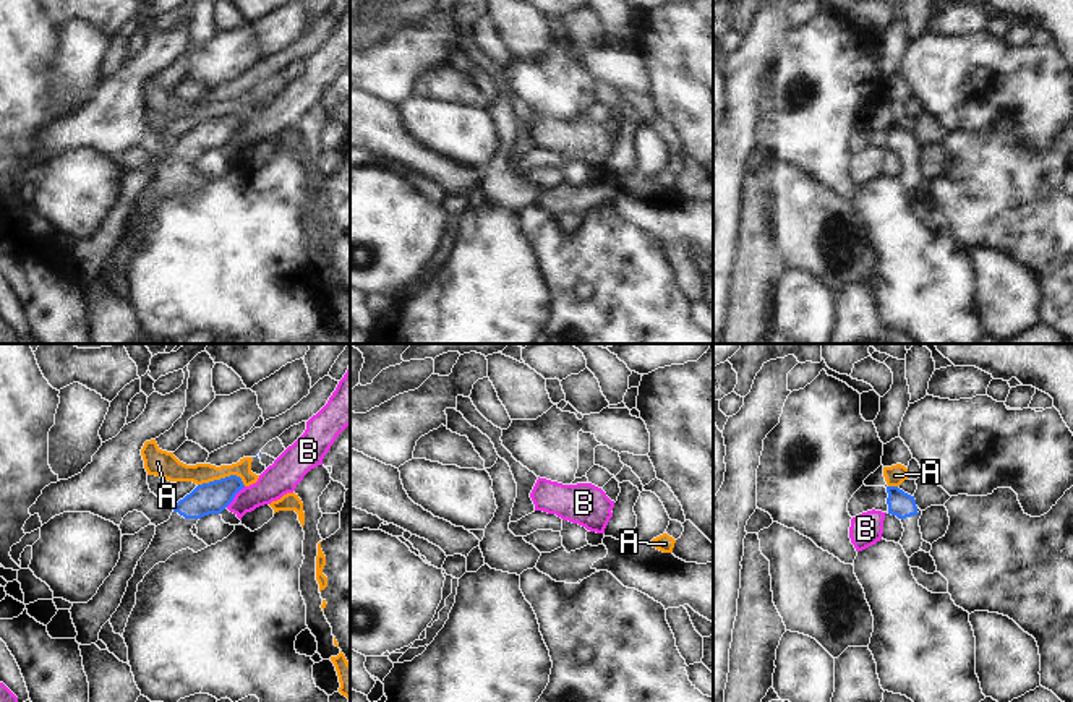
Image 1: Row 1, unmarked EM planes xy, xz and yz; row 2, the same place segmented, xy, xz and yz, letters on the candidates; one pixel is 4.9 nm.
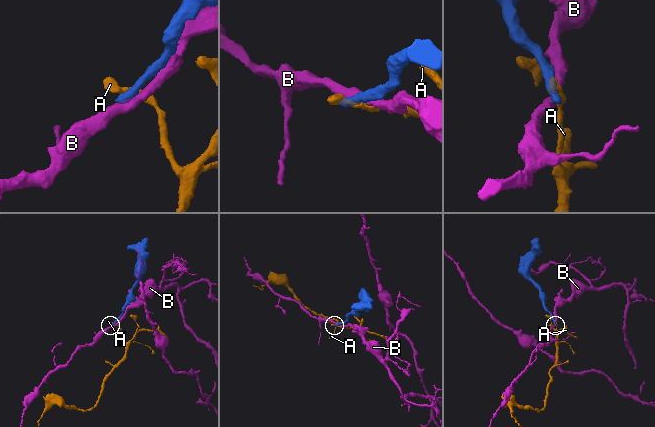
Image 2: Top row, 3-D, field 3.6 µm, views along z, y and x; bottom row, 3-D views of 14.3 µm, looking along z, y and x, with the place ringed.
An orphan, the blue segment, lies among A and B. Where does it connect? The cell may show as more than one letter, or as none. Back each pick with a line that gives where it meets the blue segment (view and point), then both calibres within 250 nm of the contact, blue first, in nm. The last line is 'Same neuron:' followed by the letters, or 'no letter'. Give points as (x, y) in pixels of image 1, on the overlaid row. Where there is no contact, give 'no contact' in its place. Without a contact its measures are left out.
Same neuron: no letter

